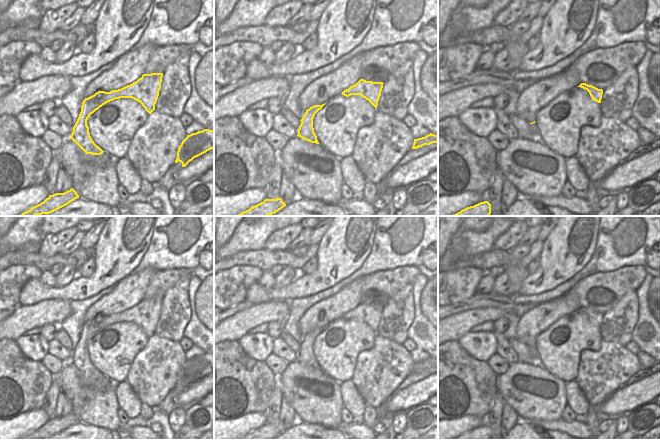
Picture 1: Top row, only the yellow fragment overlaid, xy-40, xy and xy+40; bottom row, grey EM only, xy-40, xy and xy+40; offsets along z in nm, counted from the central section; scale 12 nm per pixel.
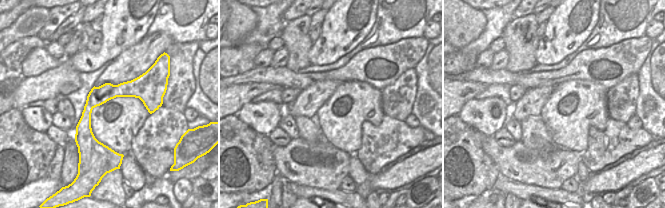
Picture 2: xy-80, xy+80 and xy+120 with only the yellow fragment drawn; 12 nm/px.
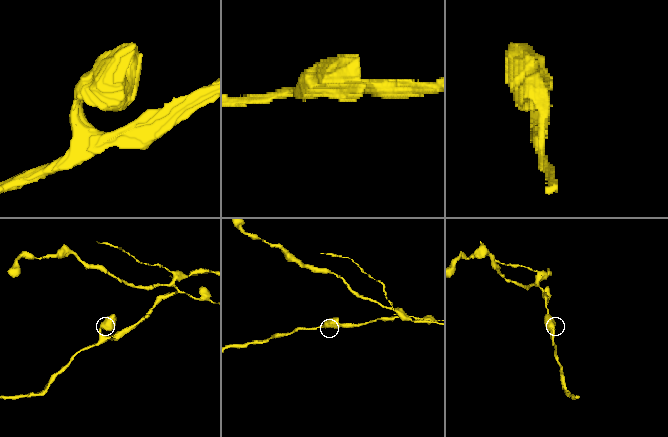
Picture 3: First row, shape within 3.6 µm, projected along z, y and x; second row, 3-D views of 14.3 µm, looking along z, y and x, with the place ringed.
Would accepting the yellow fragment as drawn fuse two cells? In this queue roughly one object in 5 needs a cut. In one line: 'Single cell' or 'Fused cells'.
Fused cells

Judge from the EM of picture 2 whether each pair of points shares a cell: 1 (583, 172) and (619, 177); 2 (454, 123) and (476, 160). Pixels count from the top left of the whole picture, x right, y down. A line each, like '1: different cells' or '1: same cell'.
1: different cells
2: same cell

